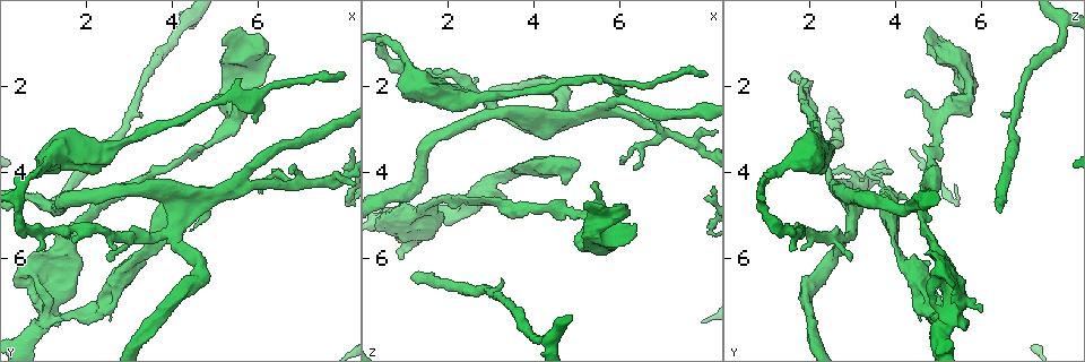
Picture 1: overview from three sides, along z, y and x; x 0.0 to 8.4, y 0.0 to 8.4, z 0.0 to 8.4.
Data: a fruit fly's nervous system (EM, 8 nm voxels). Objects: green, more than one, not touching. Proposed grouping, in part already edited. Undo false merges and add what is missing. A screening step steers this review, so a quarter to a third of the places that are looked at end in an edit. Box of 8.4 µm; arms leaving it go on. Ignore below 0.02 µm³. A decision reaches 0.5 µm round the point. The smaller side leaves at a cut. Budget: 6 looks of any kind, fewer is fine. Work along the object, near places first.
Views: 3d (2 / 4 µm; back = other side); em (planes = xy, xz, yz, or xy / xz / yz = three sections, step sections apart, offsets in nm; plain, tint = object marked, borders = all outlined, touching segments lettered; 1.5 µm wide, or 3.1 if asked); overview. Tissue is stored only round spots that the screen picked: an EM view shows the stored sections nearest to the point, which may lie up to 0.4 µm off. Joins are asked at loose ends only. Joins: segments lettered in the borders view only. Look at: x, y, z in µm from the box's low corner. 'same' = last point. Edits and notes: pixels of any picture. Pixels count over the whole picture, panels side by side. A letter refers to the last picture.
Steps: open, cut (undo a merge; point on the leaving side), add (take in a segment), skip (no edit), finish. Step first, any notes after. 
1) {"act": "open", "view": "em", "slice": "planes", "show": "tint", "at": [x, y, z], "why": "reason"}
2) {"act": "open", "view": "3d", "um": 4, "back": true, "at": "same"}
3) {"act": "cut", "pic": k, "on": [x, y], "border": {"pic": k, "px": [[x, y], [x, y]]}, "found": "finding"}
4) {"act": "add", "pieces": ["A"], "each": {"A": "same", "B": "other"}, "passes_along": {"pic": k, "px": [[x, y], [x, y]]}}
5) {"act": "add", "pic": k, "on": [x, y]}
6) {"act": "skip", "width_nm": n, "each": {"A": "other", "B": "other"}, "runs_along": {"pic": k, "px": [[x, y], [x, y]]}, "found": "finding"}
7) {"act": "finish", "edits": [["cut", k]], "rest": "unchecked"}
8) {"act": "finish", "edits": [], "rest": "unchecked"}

{"act": "open", "view": "3d", "um": 2, "back": true, "at": [5.25, 3.10, 4.90], "why": "calibre changes"}

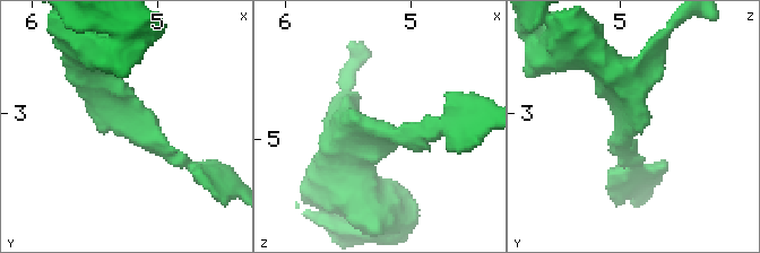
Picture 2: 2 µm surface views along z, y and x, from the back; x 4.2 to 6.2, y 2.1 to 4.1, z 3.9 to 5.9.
{"act": "open", "view": "em", "slice": "planes", "show": "borders", "at": [5.20, 3.12, 4.98], "why": "shape alone is not enough"}

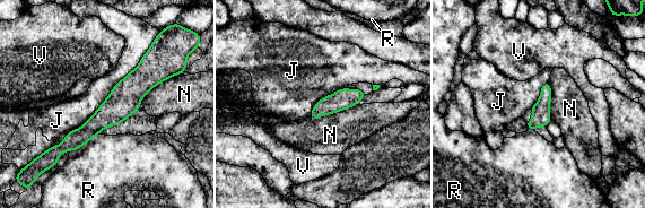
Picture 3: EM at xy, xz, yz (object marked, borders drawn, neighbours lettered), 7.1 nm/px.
{"act": "skip", "width_nm": 130, "each": {"J": "other", "N": "other", "R": "other", "V": "other"}, "runs_along": {"pic": 3, "px": [[162, 48], [158, 62], [73, 146]]}, "found": "one neuron here"}

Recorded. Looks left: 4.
{"act": "open", "view": "3d", "um": 2, "at": [2.10, 7.45, 4.90], "why": "sharp bend"}

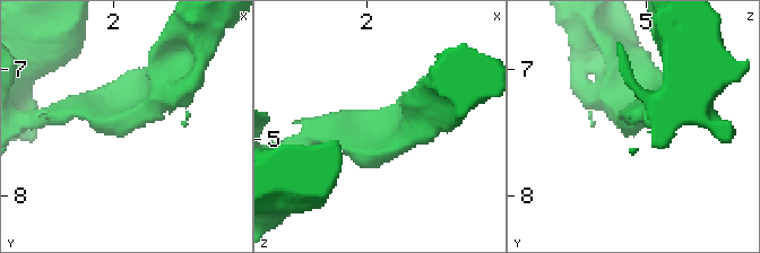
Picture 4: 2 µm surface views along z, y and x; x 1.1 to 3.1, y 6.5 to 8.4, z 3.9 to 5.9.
{"act": "open", "view": "em", "slice": "yz", "step": 4, "show": "tint", "at": [2.10, 7.42, 4.88], "why": "now the EM"}

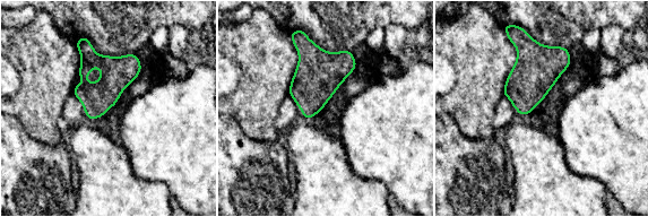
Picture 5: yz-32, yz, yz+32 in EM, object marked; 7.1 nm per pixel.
{"act": "open", "view": "em", "slice": "planes", "show": "borders", "at": "same", "why": "cut it another way"}

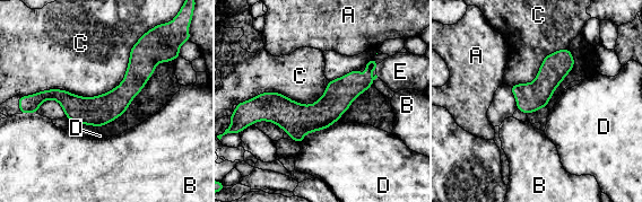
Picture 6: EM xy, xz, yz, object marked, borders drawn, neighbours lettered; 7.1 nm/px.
{"act": "skip", "each": {"A": "other", "B": "other", "C": "other", "D": "other", "E": "other"}, "border": {"pic": 6, "px": [[338, 120], [308, 132], [300, 143]]}, "found": "all the same neuron"}

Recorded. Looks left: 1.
{"act": "finish", "edits": [], "rest": "unchecked"}

